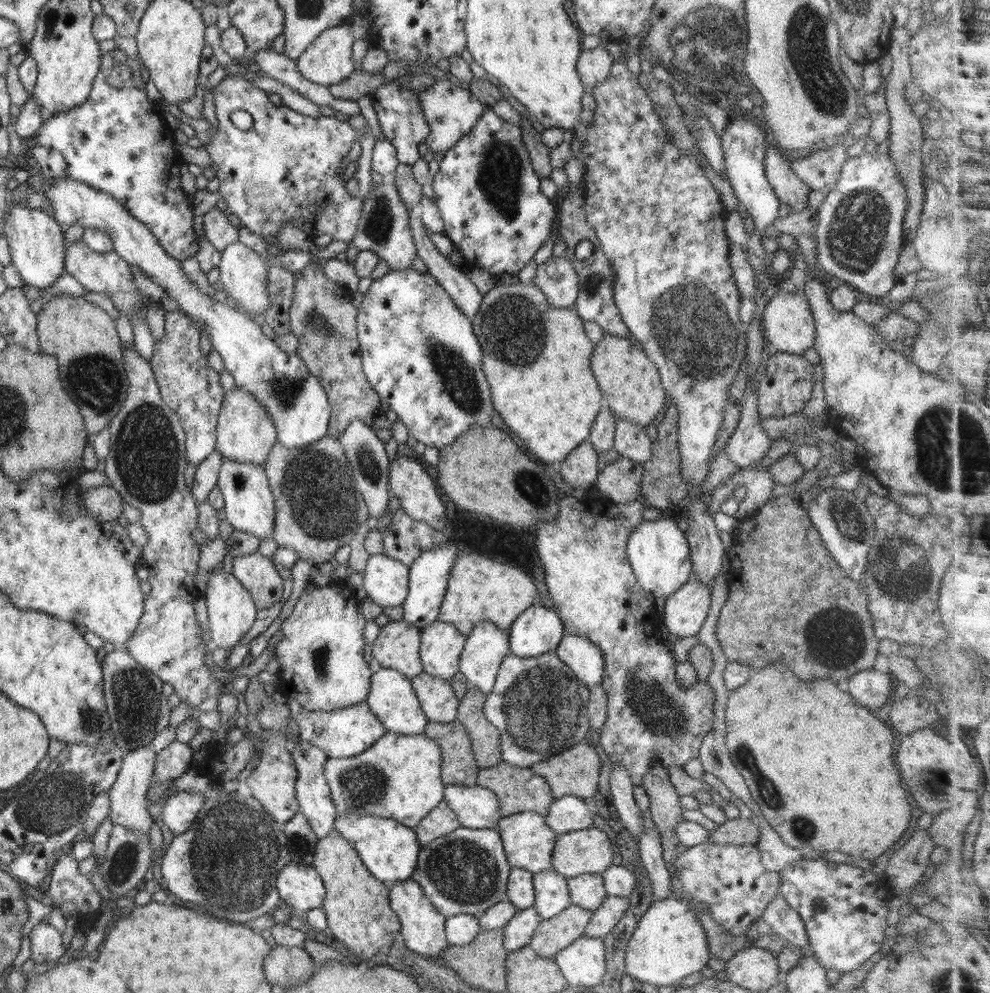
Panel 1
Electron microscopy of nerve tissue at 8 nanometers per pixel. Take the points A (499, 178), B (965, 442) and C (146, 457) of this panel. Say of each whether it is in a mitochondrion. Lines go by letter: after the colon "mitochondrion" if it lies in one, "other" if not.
A: mitochondrion
B: mitochondrion
C: mitochondrion

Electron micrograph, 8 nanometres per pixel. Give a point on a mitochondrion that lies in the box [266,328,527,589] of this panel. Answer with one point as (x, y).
(325, 504)

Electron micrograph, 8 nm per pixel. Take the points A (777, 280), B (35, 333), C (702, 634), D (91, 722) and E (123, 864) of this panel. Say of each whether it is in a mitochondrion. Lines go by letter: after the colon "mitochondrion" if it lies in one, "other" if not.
A: other
B: other
C: other
D: mitochondrion
E: mitochondrion

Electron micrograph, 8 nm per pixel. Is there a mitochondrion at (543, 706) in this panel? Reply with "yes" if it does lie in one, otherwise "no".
yes

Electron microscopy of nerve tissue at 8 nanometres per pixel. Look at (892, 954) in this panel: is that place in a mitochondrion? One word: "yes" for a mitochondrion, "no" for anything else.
no

